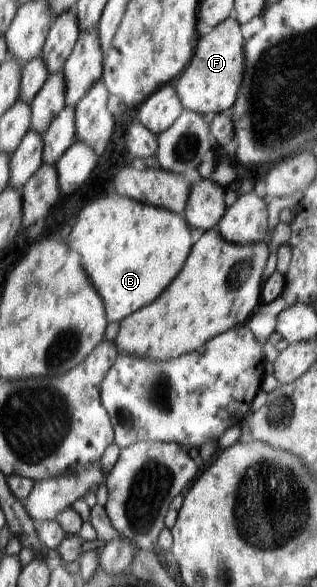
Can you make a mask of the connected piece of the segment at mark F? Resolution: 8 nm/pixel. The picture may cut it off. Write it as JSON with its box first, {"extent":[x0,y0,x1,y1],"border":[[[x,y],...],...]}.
{"extent":[175,17,246,114],"border":[[[234,17],[225,20],[224,23],[218,24],[212,28],[212,31],[205,36],[202,36],[201,42],[197,44],[197,52],[193,56],[192,62],[182,71],[182,76],[178,79],[178,84],[175,85],[178,98],[182,103],[183,110],[192,110],[198,114],[222,114],[226,110],[233,108],[237,102],[238,92],[240,91],[242,80],[245,78],[246,57],[244,48],[244,38],[240,32],[240,24]]]}

